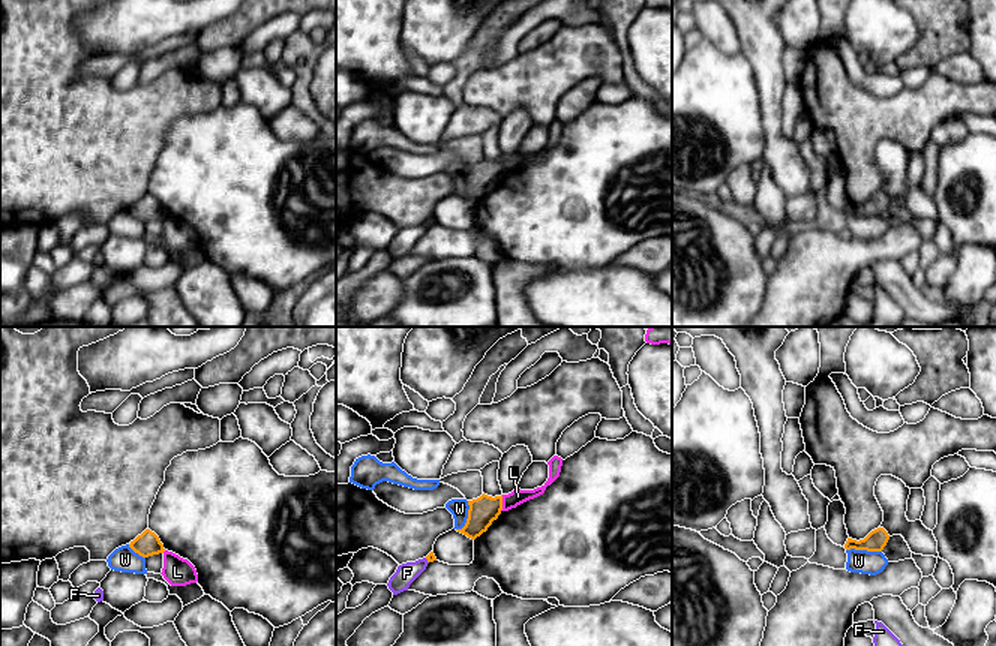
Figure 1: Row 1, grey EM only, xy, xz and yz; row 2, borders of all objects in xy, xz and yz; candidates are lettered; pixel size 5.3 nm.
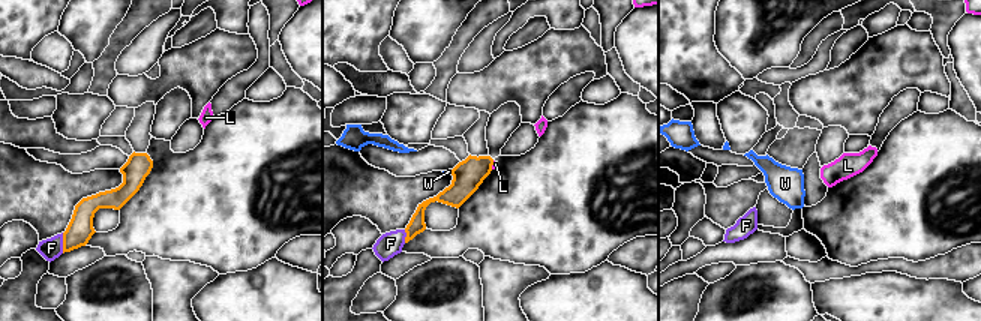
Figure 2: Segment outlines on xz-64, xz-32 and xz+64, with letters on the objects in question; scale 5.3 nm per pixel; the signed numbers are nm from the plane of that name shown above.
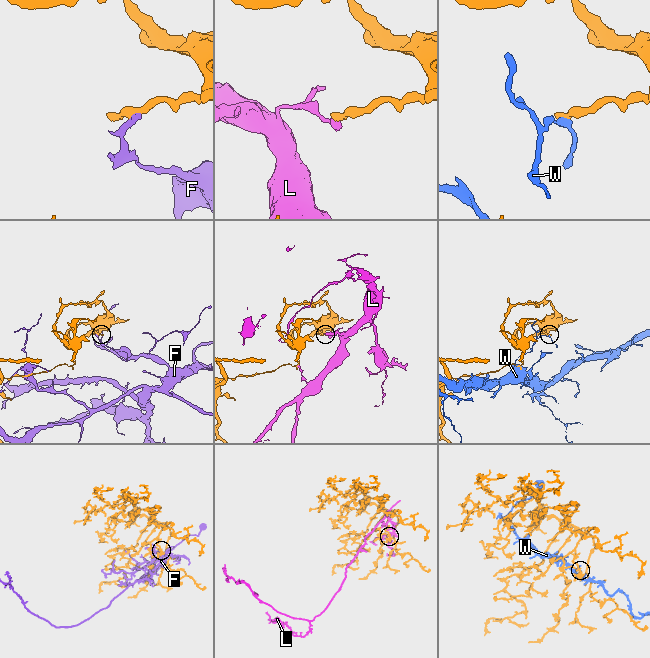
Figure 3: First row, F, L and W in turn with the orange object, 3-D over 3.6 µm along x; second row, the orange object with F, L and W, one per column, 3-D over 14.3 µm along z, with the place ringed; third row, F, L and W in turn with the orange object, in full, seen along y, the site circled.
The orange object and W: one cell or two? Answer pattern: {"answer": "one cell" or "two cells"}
{"answer": "two cells"}

